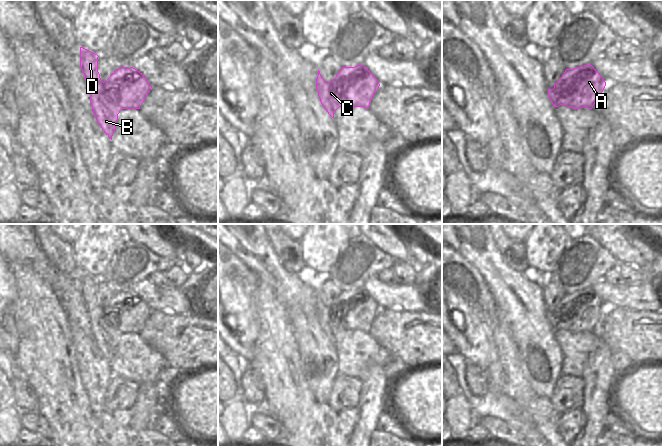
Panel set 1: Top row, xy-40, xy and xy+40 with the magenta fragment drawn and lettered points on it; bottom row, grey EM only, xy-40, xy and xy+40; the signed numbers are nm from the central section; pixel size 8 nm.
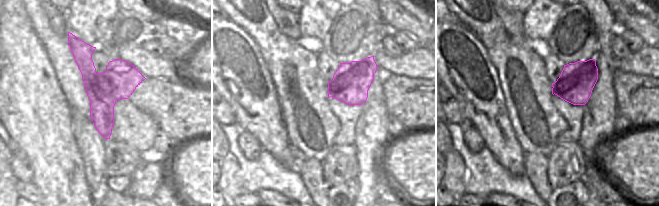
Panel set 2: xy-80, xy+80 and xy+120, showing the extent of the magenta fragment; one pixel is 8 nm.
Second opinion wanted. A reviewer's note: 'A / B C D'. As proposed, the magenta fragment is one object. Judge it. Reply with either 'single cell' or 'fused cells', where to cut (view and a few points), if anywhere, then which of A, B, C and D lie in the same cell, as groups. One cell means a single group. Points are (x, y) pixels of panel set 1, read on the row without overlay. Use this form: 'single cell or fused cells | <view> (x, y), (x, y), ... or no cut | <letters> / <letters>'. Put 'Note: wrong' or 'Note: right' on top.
Note: right
fused cells | xy-40 (106, 304), (119, 310), (118, 330), (121, 333) | A / B C D

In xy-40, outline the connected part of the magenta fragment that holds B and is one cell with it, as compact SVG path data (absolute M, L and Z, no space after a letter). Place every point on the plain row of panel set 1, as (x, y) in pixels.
M80 271L80 292L88 310L92 336L104 357L112 364L118 338L122 334L118 330L120 310L113 309L111 305L101 304L98 281L97 278Z

